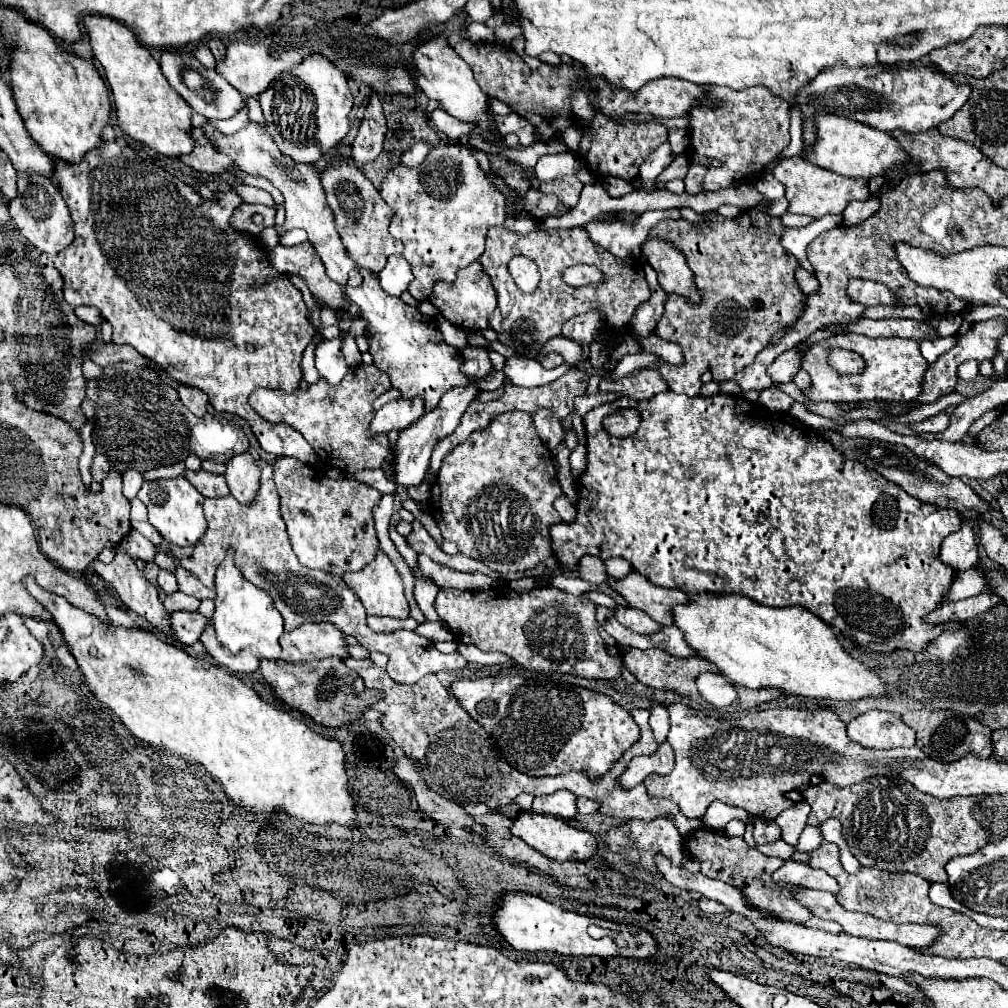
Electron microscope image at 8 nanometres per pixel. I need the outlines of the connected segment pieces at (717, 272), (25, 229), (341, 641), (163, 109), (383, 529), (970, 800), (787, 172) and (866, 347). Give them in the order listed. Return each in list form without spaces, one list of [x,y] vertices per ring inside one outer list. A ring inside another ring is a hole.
[[[763,205],[763,209],[753,207],[741,211],[735,219],[721,217],[717,211],[703,213],[703,217],[705,221],[701,225],[695,225],[685,219],[665,219],[657,223],[649,233],[671,241],[677,249],[685,253],[687,265],[695,277],[695,287],[699,287],[701,291],[701,303],[689,303],[687,299],[681,299],[681,295],[667,295],[665,315],[659,321],[659,337],[679,343],[685,355],[685,361],[681,365],[669,367],[669,363],[663,363],[659,371],[663,379],[667,379],[671,391],[685,393],[689,397],[699,395],[701,375],[707,371],[707,367],[711,369],[713,379],[717,383],[731,381],[737,371],[753,363],[757,353],[769,345],[775,333],[793,327],[797,319],[805,313],[807,305],[807,295],[801,291],[795,279],[795,271],[801,269],[801,265],[781,245],[781,235],[787,227],[781,223],[781,217],[773,217],[767,213],[767,205]]]
[[[19,175],[17,195],[9,201],[9,213],[27,241],[47,255],[57,255],[73,241],[73,219],[55,179],[45,179],[45,175]]]
[[[303,623],[295,631],[283,633],[281,649],[281,659],[289,663],[325,659],[329,655],[337,655],[343,661],[349,657],[345,635],[329,623]]]
[[[85,15],[81,23],[95,57],[105,69],[105,77],[115,99],[117,125],[131,139],[141,141],[153,151],[163,153],[167,157],[181,157],[191,153],[193,139],[187,133],[191,129],[193,111],[187,101],[181,99],[181,95],[177,95],[173,87],[169,87],[167,79],[159,69],[159,63],[151,57],[149,49],[141,45],[127,27],[109,17]]]
[[[392,494],[383,495],[379,507],[373,509],[373,515],[375,515],[375,529],[377,529],[377,537],[379,537],[379,543],[381,543],[381,549],[389,555],[389,559],[393,561],[393,565],[397,567],[399,575],[401,575],[401,581],[403,581],[403,587],[405,587],[405,597],[409,599],[409,607],[411,607],[411,617],[419,623],[425,621],[415,597],[413,597],[413,589],[415,589],[415,579],[413,579],[413,573],[407,565],[407,561],[403,559],[403,555],[399,553],[399,549],[395,547],[395,543],[391,541],[389,537],[389,521],[391,521],[391,515],[393,515],[393,507],[395,503],[395,496]]]
[[[871,777],[857,785],[839,789],[829,783],[811,785],[803,791],[805,801],[811,807],[809,813],[809,825],[819,827],[827,819],[839,819],[843,827],[843,839],[847,841],[851,853],[857,857],[857,861],[865,867],[877,867],[883,871],[911,871],[921,875],[923,879],[935,883],[935,881],[947,881],[945,863],[959,855],[969,855],[979,851],[989,841],[989,833],[981,829],[979,821],[971,815],[971,809],[975,803],[981,801],[981,797],[965,797],[965,799],[933,799],[933,795],[925,795],[917,791],[911,783],[895,781],[891,777]]]
[[[789,157],[789,159],[781,159],[775,169],[773,169],[775,179],[779,179],[787,193],[787,201],[789,201],[789,213],[799,213],[799,215],[811,215],[815,219],[821,219],[827,213],[839,215],[843,213],[843,209],[847,207],[849,201],[853,199],[869,199],[869,183],[867,179],[849,179],[843,175],[837,175],[833,171],[821,169],[809,161],[805,161],[803,157]]]
[[[833,335],[829,339],[823,339],[821,343],[815,343],[803,359],[805,371],[811,375],[813,387],[807,393],[811,401],[915,401],[917,395],[921,395],[921,379],[925,377],[927,361],[919,351],[919,343],[915,339],[869,339],[865,335]],[[833,347],[845,347],[849,351],[855,351],[865,359],[865,371],[857,375],[837,375],[833,367],[829,367],[827,353]]]

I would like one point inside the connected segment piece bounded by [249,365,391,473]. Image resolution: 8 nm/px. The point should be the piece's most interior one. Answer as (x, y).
(334, 420)

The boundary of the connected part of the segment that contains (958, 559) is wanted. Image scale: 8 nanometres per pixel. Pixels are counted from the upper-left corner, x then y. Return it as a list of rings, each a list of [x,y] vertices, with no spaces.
[[[963,519],[963,525],[959,531],[951,533],[941,547],[941,559],[959,569],[971,569],[979,561],[979,551],[977,551],[977,523],[973,519]]]

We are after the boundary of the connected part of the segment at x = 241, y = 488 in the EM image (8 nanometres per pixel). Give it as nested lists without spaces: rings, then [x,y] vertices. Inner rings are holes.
[[[241,453],[229,459],[225,469],[225,479],[231,495],[241,503],[249,503],[259,489],[259,467],[253,455]]]

